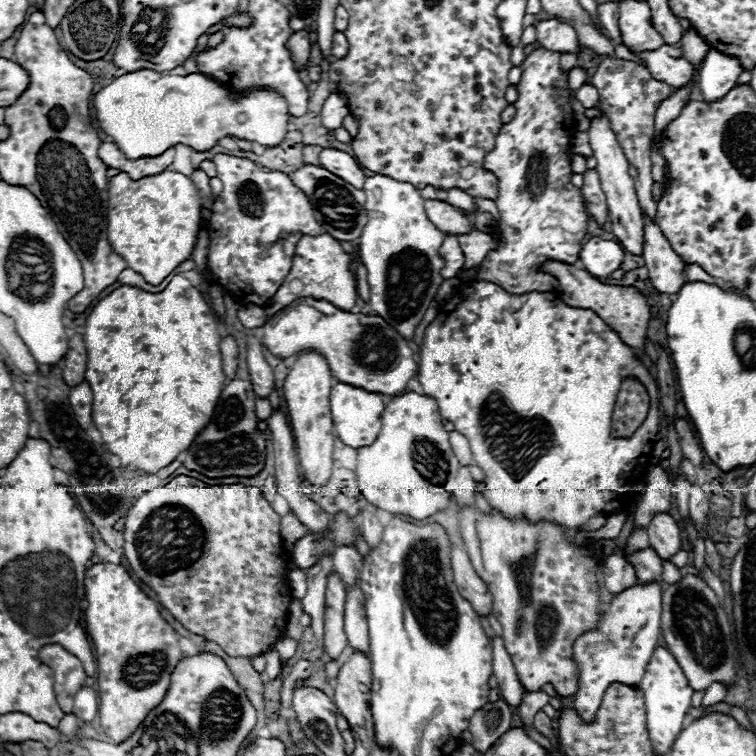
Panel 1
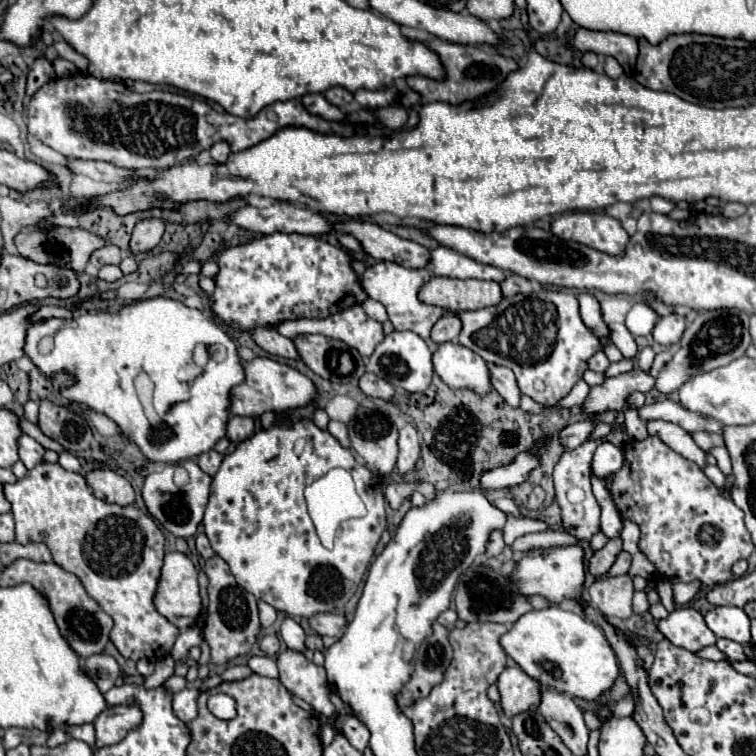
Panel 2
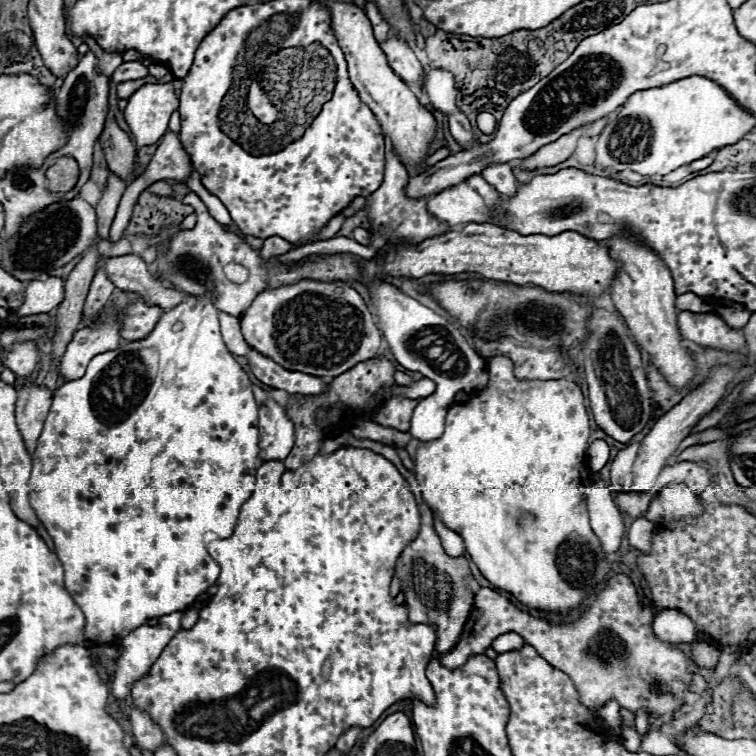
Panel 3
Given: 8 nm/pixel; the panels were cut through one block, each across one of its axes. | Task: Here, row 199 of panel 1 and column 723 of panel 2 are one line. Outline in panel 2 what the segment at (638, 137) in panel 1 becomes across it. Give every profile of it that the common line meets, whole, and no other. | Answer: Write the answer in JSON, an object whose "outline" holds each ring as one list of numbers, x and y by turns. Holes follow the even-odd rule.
{"outline":[[718,638,716,640,716,646,720,652,726,654,726,658,730,660,746,660,744,652,742,652,742,644,734,642,734,640,726,640,726,638]]}

